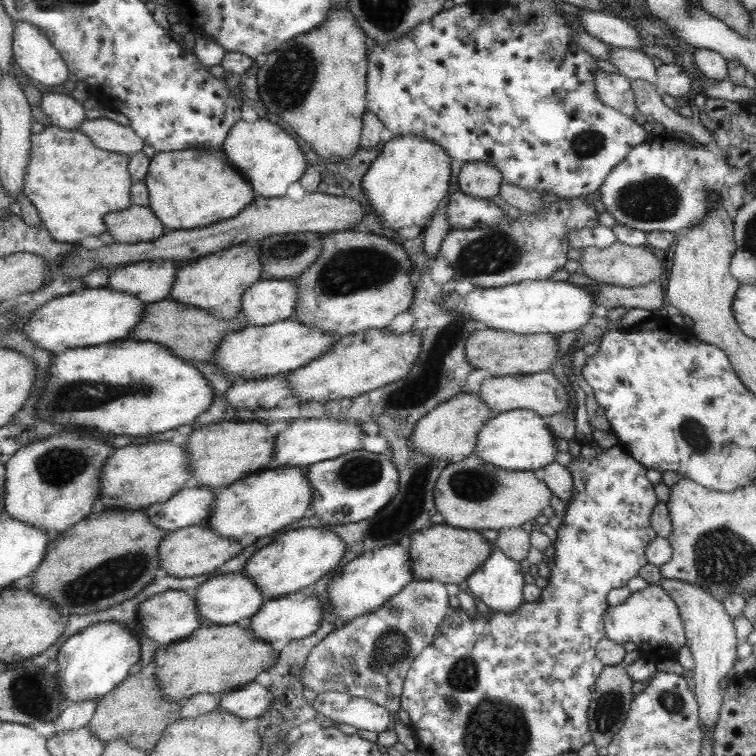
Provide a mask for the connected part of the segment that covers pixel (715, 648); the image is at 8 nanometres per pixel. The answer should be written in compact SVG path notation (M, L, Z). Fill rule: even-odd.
M661 579L658 583L663 590L667 591L669 598L675 602L678 613L684 628L685 643L692 653L693 668L692 680L695 688L695 698L699 702L699 722L703 724L703 732L711 735L713 726L718 720L719 708L722 705L722 691L719 689L719 680L723 678L723 674L727 674L733 668L735 662L735 632L733 632L733 624L731 624L731 616L727 614L722 602L715 599L705 588L695 586L689 582L681 580Z

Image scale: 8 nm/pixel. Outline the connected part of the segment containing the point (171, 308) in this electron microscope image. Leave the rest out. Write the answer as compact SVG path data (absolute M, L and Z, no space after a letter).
M169 297L157 302L144 303L141 320L131 330L130 337L133 340L156 342L167 347L179 358L188 358L191 361L211 362L218 343L227 333L235 332L245 325L242 316L226 321L215 318L207 311L195 308L183 303L171 300Z

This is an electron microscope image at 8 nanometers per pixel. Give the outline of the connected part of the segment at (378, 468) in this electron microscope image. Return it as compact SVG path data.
M362 449L309 465L305 475L313 487L311 514L325 524L347 524L371 518L397 494L399 488L393 461Z

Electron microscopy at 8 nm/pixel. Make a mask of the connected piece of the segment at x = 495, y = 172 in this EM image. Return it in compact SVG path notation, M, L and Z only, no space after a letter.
M464 161L459 170L459 191L475 198L489 199L501 190L502 172L491 163Z

